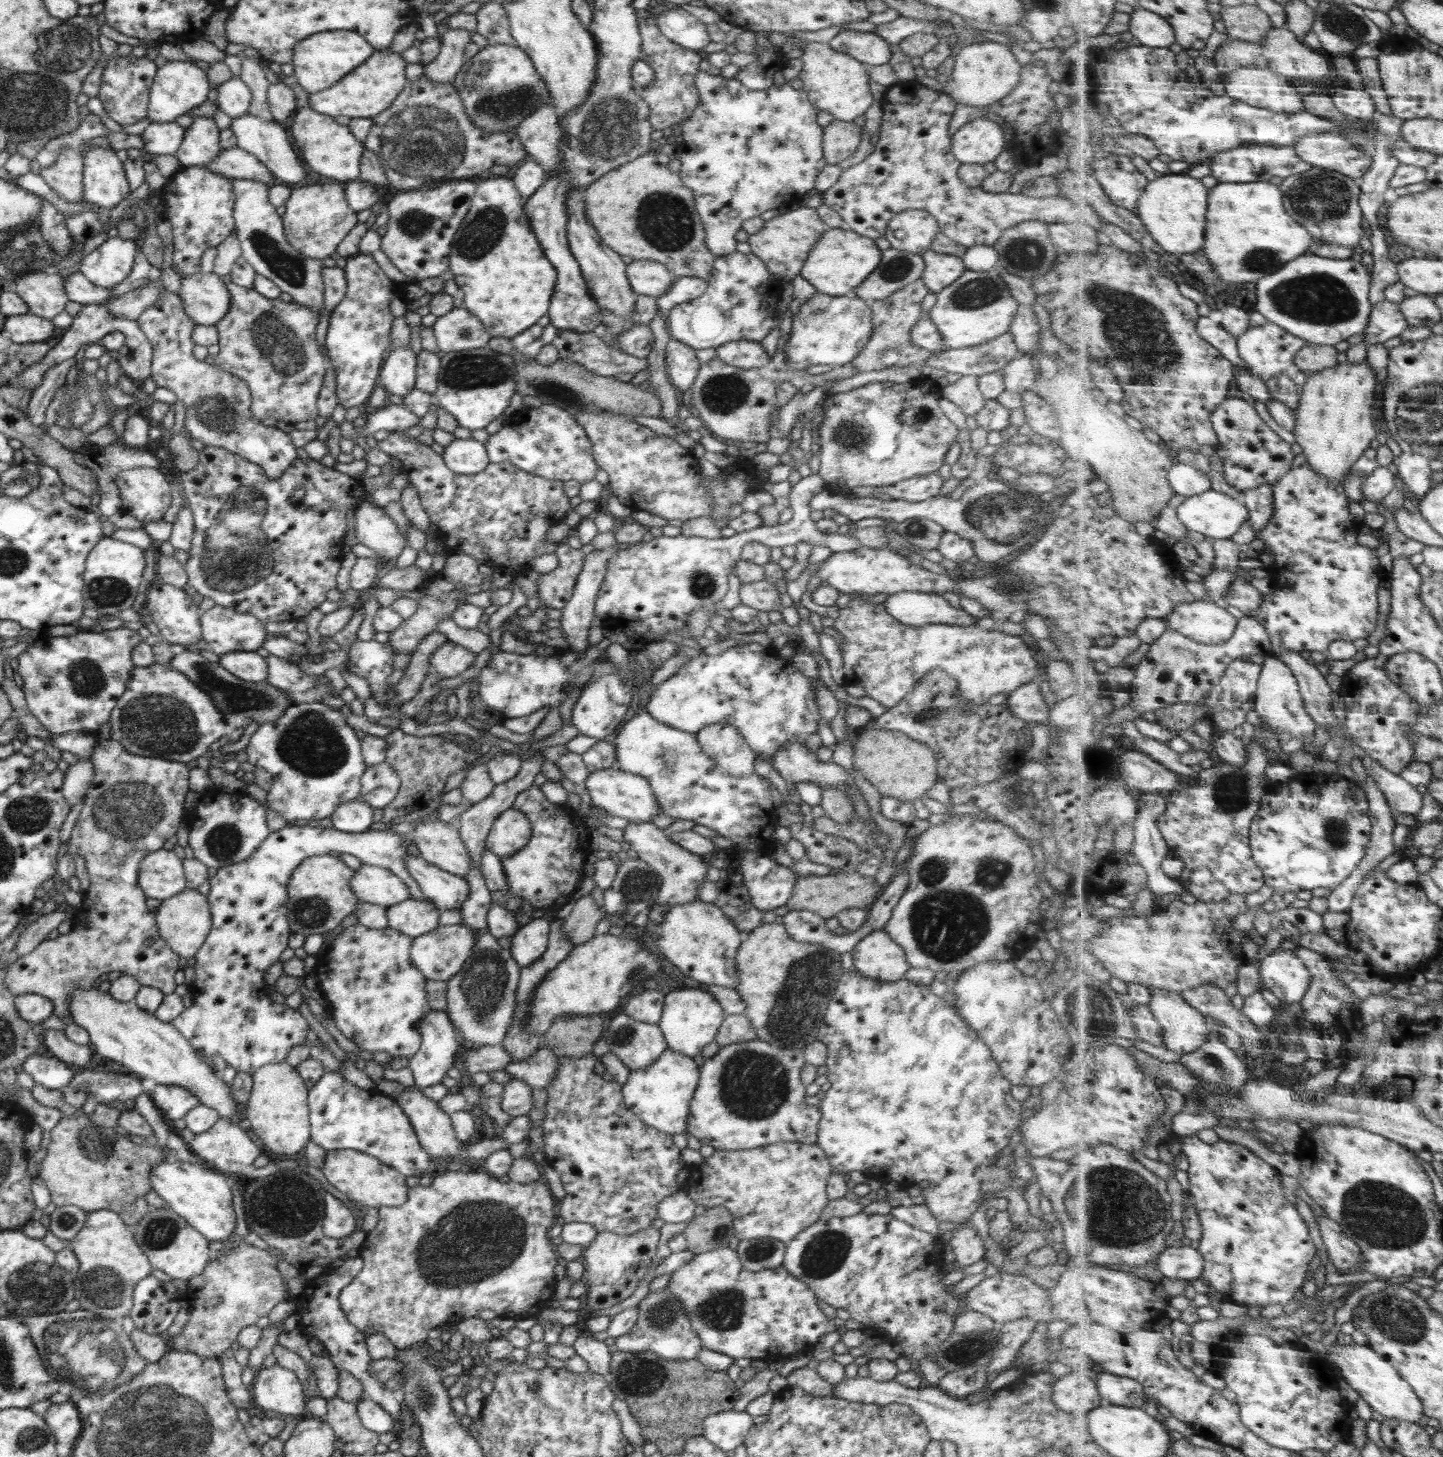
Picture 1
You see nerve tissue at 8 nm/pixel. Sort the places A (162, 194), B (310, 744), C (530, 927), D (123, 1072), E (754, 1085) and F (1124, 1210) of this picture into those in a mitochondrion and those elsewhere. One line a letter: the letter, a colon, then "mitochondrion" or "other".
A: other
B: mitochondrion
C: other
D: other
E: mitochondrion
F: mitochondrion

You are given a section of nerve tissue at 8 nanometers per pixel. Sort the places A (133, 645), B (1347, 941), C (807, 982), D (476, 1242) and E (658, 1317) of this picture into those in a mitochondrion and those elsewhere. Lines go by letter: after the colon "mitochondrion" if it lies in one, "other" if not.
A: other
B: other
C: mitochondrion
D: mitochondrion
E: mitochondrion

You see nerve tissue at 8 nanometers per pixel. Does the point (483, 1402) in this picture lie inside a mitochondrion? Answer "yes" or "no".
no

